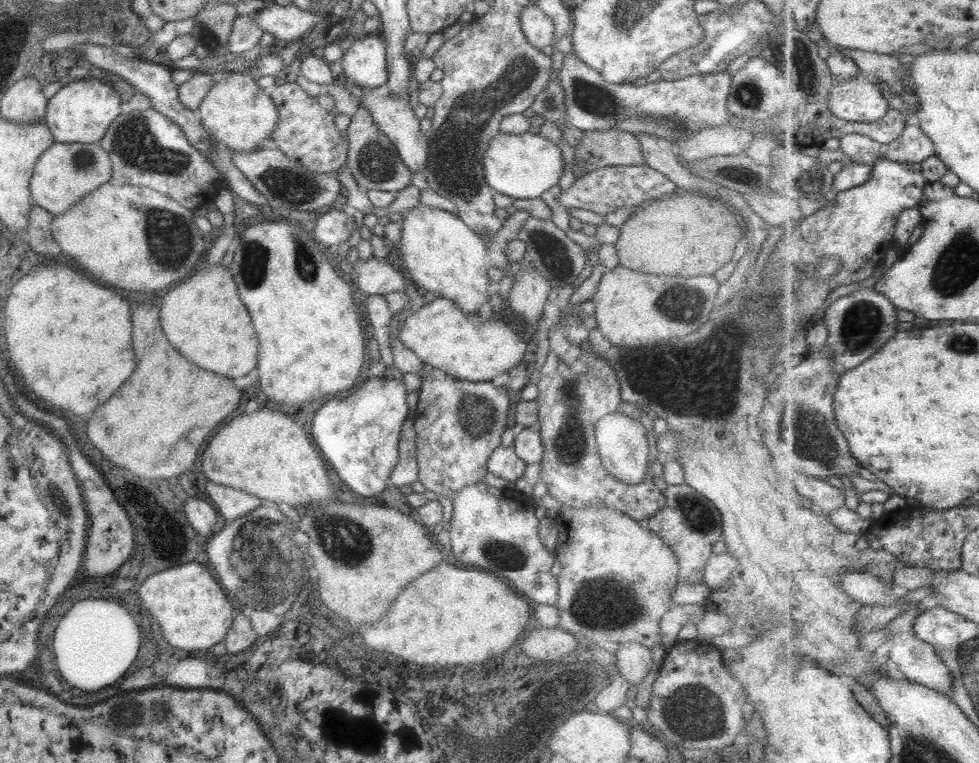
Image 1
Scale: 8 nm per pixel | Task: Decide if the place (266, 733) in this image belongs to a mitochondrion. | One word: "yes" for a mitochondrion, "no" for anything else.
no

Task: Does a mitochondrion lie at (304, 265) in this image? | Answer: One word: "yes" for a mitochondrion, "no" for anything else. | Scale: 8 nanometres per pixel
yes

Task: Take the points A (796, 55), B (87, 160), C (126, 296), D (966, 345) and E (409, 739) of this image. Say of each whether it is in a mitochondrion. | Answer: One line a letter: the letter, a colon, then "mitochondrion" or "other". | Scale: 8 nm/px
A: mitochondrion
B: mitochondrion
C: other
D: mitochondrion
E: other

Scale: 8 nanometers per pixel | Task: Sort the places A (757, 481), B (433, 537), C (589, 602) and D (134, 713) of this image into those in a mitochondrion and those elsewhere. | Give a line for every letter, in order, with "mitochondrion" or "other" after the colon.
A: other
B: other
C: mitochondrion
D: mitochondrion

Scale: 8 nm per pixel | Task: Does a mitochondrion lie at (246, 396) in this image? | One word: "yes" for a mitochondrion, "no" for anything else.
no

